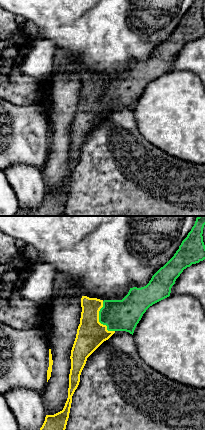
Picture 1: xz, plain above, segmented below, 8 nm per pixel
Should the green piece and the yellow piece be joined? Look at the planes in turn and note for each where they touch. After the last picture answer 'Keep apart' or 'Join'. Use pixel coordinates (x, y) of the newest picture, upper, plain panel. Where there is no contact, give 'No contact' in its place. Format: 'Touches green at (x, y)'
Touches green at (99, 96)

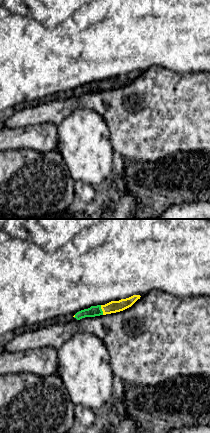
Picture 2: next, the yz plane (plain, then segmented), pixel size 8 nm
Touches green at (101, 86)

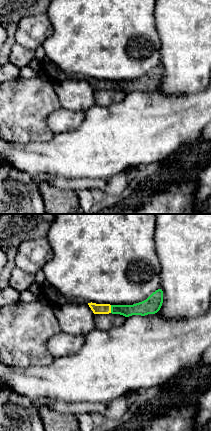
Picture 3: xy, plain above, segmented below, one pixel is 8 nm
Touches green at (111, 85)

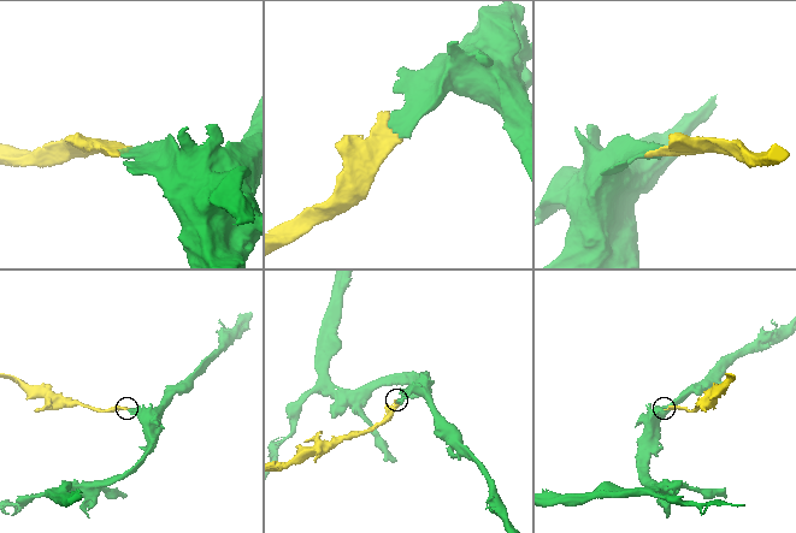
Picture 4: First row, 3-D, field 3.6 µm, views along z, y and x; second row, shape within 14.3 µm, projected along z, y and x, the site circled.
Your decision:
Join

